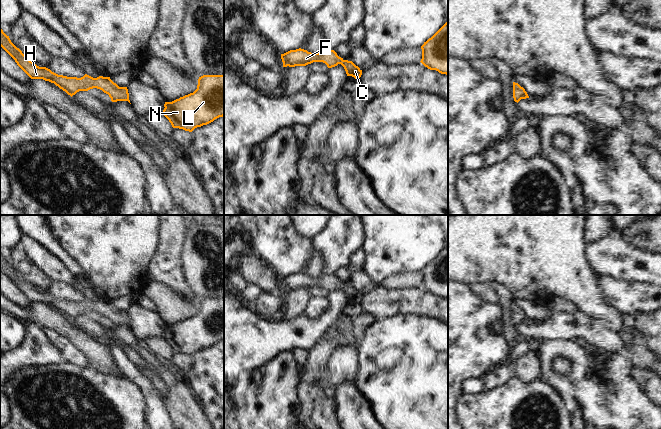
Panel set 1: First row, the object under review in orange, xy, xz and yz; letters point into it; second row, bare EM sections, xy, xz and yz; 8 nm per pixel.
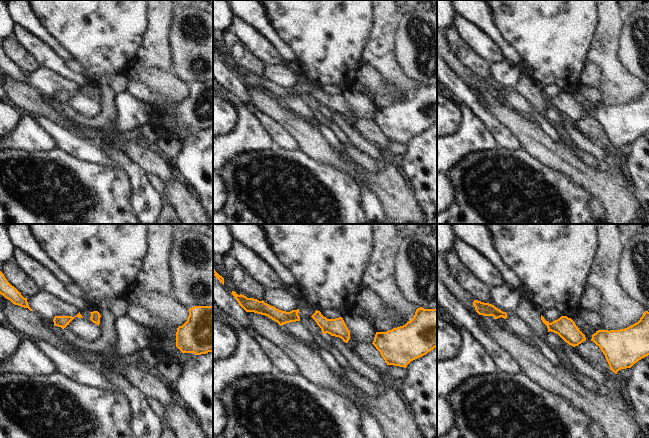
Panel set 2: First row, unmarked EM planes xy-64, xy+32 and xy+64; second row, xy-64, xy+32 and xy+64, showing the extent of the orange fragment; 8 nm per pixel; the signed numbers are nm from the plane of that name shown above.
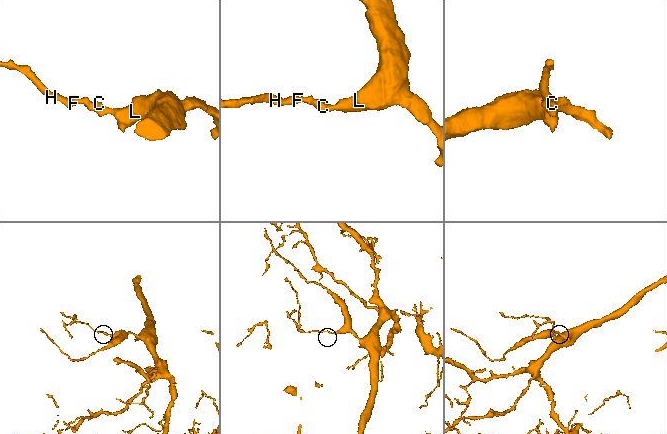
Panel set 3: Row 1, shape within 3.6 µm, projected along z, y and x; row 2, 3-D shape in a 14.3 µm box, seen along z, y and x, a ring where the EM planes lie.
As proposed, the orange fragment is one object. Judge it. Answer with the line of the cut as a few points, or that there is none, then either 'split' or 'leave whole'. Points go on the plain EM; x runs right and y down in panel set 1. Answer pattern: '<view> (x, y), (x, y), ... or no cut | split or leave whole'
no cut | leave whole

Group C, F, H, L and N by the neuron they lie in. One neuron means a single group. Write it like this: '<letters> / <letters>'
C F H L N

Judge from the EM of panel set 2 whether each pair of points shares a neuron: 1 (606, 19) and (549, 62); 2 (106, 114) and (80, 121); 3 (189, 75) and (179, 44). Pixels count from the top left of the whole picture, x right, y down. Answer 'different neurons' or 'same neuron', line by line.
1: different neurons
2: same neuron
3: same neuron

